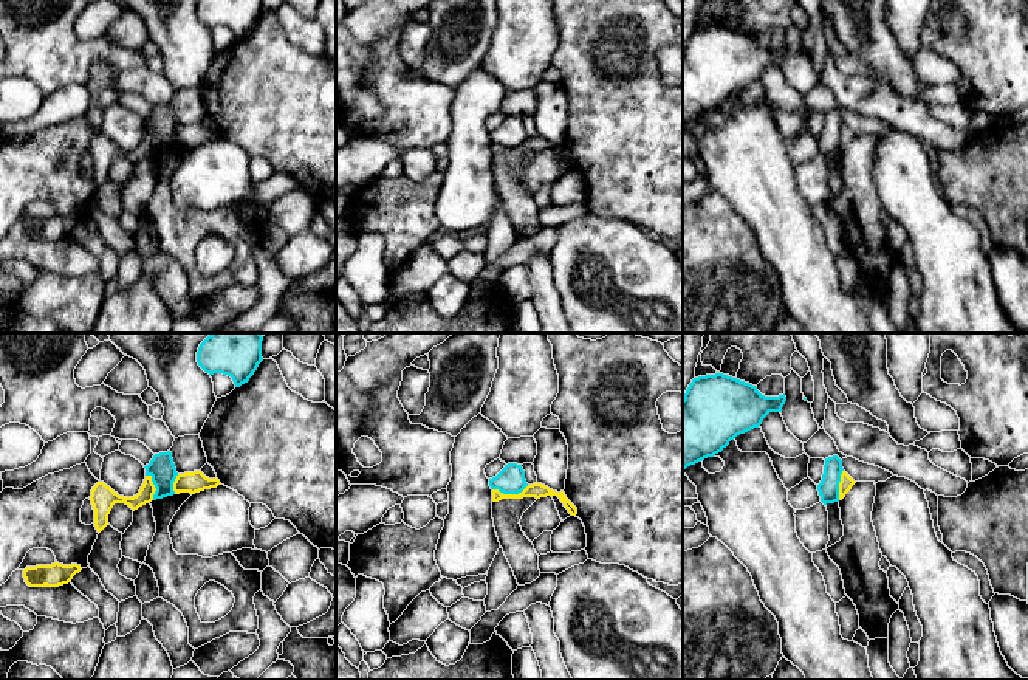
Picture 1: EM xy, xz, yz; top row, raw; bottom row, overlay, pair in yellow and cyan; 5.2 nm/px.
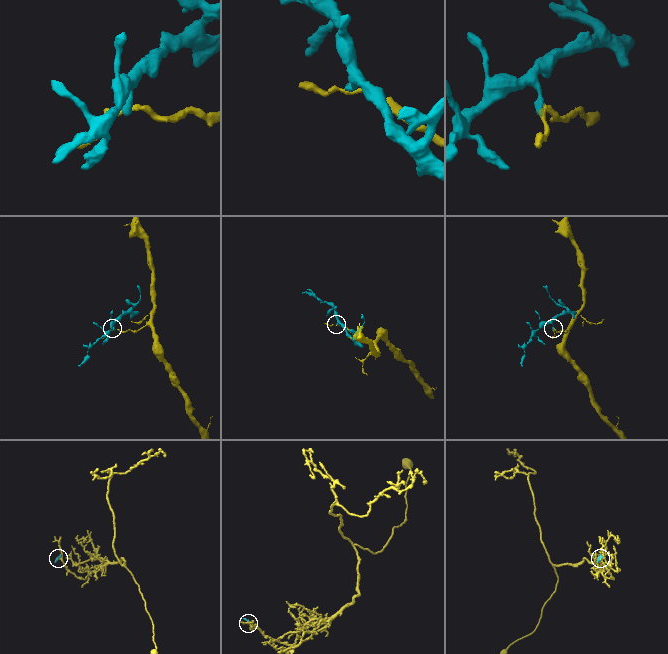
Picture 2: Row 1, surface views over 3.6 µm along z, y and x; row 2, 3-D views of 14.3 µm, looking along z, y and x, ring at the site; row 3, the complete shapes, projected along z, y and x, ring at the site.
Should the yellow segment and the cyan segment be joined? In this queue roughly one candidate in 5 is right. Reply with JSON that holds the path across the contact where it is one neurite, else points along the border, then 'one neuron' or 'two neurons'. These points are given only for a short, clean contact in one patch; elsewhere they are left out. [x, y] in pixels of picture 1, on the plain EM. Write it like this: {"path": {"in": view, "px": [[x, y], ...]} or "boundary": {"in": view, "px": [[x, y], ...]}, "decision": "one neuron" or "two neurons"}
{"boundary": {"in": "xz", "px": [[528, 138], [517, 146], [493, 143]]}, "decision": "two neurons"}

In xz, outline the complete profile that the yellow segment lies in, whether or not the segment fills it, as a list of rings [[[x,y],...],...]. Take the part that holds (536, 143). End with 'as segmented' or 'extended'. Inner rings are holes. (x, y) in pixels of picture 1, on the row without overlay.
[[[542,136],[528,138],[519,147],[503,147],[499,143],[492,143],[492,155],[499,155],[502,152],[523,152],[523,150],[540,152],[540,150],[547,150],[547,149],[551,149],[551,150],[557,149],[571,169],[577,167],[577,161],[567,152],[564,144],[560,144],[560,146],[553,144],[548,139],[542,138]]] | as segmented

